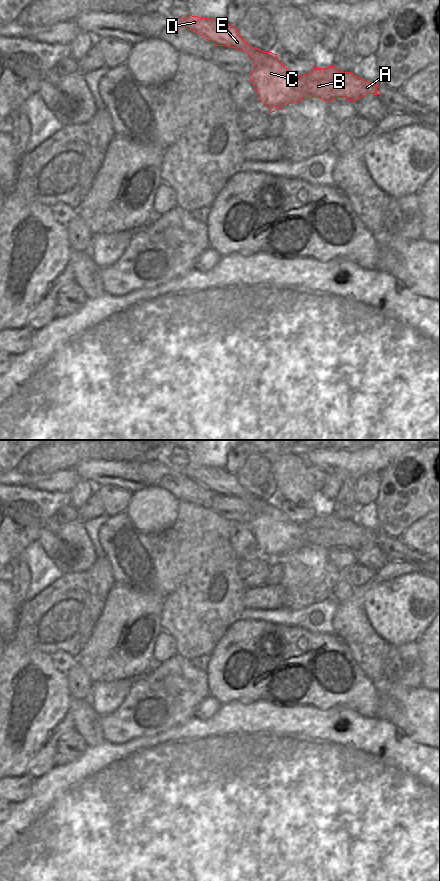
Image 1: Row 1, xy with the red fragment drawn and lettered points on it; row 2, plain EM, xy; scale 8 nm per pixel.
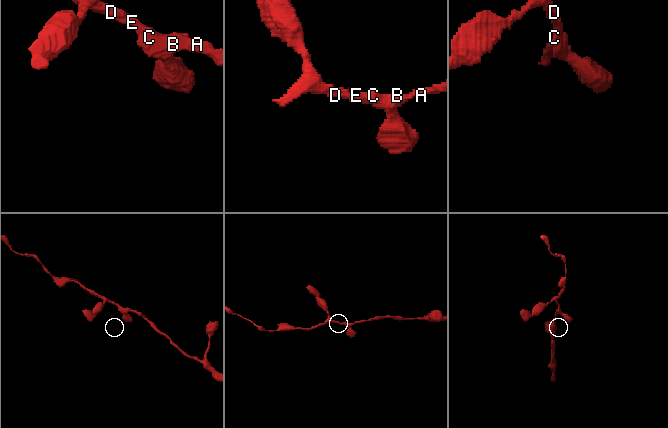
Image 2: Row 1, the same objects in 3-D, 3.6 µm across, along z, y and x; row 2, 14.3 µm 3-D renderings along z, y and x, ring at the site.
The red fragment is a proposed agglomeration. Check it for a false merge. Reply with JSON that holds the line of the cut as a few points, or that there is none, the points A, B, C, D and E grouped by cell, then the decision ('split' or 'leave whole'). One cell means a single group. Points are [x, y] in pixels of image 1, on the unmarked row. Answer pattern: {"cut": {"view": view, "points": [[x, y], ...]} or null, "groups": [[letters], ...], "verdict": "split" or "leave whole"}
{"cut": null, "groups": [["A", "B", "C", "D", "E"]], "verdict": "leave whole"}

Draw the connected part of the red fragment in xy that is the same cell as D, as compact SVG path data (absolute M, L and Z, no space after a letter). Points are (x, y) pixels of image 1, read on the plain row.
M189 462L186 466L179 466L179 471L188 478L196 480L215 494L236 496L249 503L251 509L255 513L249 521L249 527L257 541L257 546L269 557L269 562L275 560L282 554L294 552L306 546L320 546L328 551L336 546L346 546L354 550L366 542L377 543L377 530L368 530L351 520L342 520L334 514L314 516L308 522L302 524L292 522L279 509L277 502L264 500L250 494L237 481L236 475L226 472L225 468L200 466Z

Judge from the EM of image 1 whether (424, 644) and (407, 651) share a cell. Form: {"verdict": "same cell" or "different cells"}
{"verdict": "different cells"}

